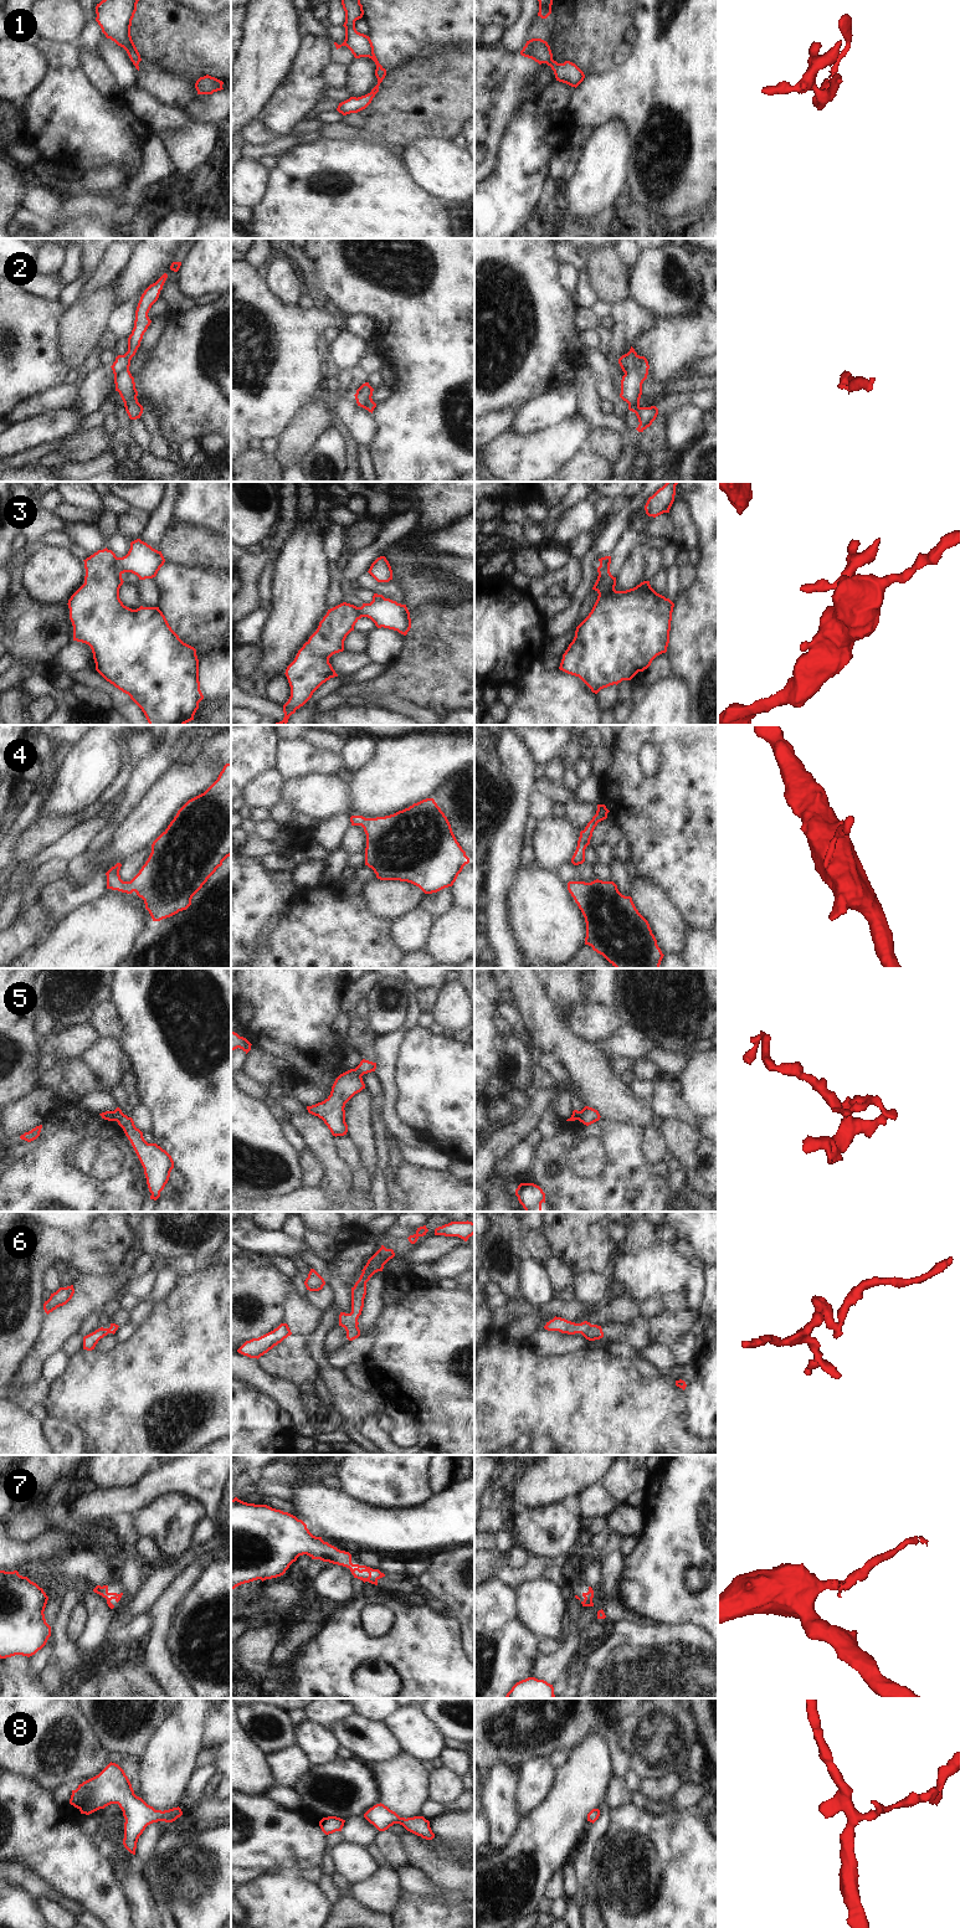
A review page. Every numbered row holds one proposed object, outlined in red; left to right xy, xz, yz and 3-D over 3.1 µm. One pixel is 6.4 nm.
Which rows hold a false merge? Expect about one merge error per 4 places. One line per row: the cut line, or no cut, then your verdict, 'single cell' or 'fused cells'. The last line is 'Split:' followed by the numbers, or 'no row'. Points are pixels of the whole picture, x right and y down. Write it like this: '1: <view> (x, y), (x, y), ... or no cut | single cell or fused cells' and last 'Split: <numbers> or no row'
1: no cut | single cell
2: no cut | single cell
3: xy (118, 558), (117, 570), (121, 574) | fused cells
4: no cut | single cell
5: xy (112, 1111), (117, 1120) | fused cells
6: no cut | single cell
7: no cut | single cell
8: no cut | single cell
Split: 3, 5

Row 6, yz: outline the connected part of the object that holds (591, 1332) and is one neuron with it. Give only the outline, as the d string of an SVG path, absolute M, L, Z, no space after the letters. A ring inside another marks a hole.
M556 1316L546 1322L544 1328L548 1331L559 1331L568 1335L581 1333L589 1341L595 1341L604 1337L601 1326L591 1325L587 1321L575 1323Z

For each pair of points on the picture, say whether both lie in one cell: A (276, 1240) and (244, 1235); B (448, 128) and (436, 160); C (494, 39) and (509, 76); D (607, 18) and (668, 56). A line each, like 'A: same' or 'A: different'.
A: same
B: different
C: different
D: different

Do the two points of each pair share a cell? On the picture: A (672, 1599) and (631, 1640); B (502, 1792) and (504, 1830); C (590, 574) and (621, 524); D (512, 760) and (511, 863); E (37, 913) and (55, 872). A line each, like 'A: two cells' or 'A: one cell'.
A: two cells
B: one cell
C: one cell
D: one cell
E: two cells

